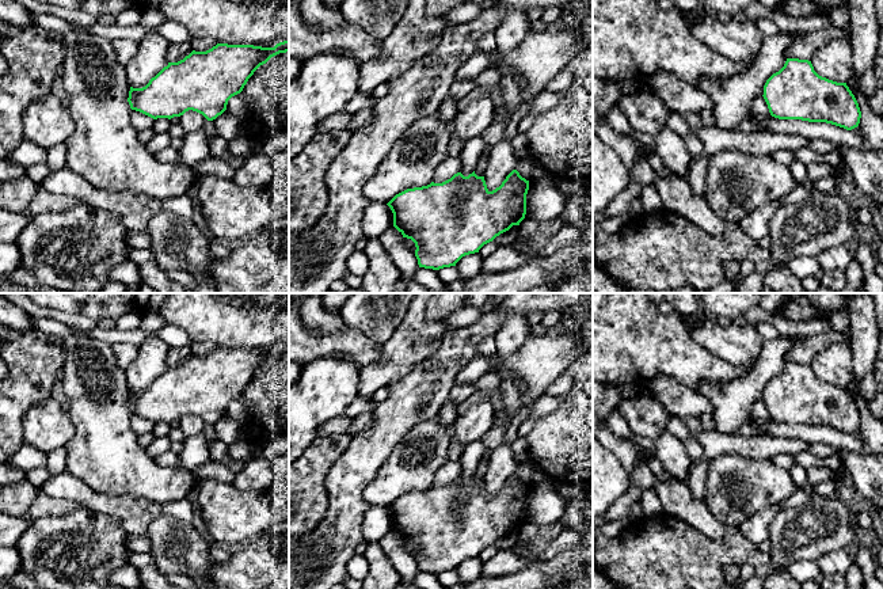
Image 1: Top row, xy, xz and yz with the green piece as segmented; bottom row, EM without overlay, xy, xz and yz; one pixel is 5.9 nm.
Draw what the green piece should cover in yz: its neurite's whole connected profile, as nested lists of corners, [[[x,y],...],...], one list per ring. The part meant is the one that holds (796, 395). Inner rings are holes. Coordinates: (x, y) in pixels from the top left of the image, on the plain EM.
[[[787,362],[784,370],[766,384],[762,400],[770,419],[779,423],[826,426],[852,434],[861,422],[859,407],[846,387],[819,380],[808,364]]]

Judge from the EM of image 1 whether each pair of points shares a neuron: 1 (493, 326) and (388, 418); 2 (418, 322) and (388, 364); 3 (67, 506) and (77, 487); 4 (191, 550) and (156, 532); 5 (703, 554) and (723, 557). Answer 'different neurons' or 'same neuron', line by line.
1: same neuron
2: same neuron
3: different neurons
4: same neuron
5: same neuron

